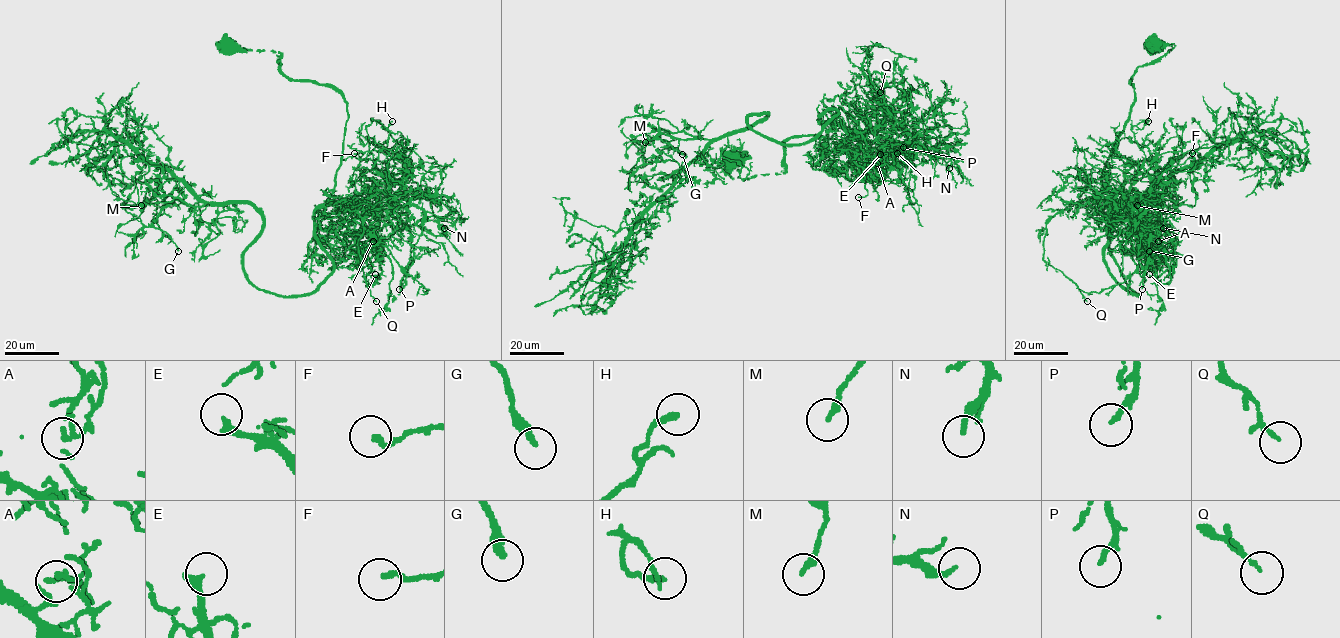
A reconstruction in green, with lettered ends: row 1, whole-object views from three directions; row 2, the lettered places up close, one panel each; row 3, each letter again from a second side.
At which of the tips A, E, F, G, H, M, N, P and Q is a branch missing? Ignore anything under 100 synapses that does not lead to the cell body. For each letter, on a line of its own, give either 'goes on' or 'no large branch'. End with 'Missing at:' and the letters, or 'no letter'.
A: no large branch
E: no large branch
F: no large branch
G: no large branch
H: no large branch
M: no large branch
N: no large branch
P: no large branch
Q: no large branch
Missing at: no letter

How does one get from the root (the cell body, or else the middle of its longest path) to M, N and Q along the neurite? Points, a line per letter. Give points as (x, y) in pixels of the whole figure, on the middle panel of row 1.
M: (730, 163), (780, 174), (790, 138), (849, 140), (847, 116), (801, 144), (748, 124), (766, 114), (645, 142)
N: (730, 163), (745, 180), (784, 173), (790, 138), (851, 138), (840, 107), (854, 131), (943, 144), (949, 168)
Q: (730, 163), (784, 173), (790, 138), (851, 138), (840, 107), (878, 131), (862, 49), (880, 92)

